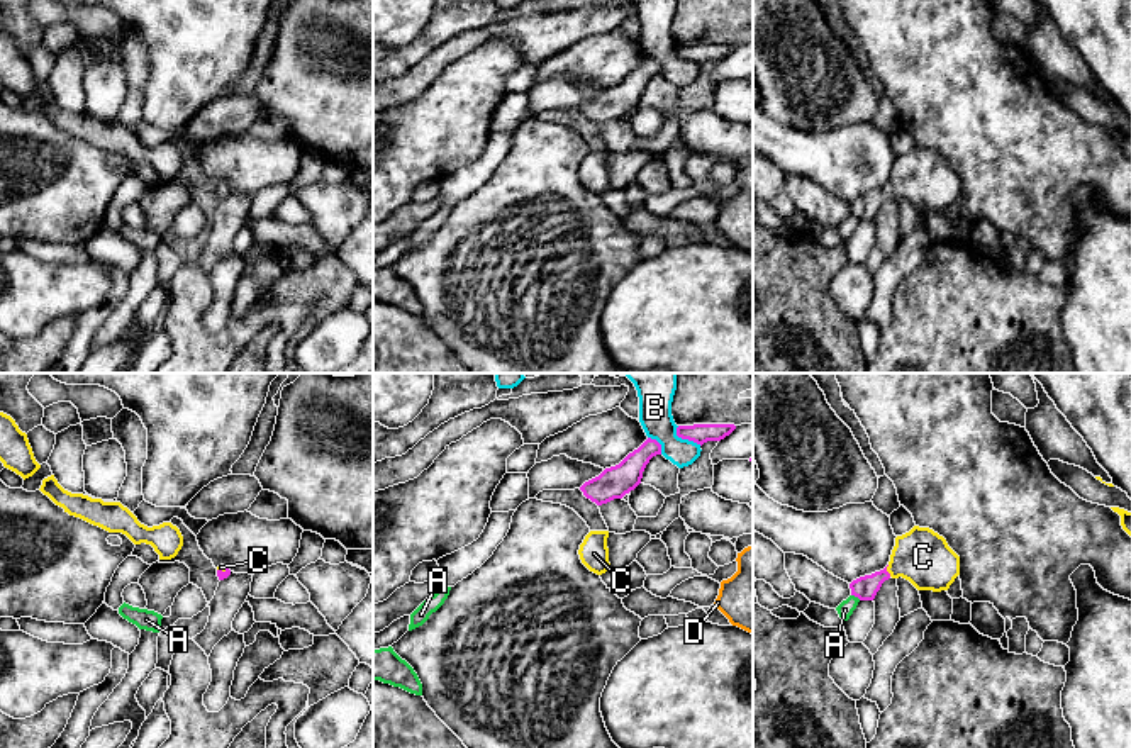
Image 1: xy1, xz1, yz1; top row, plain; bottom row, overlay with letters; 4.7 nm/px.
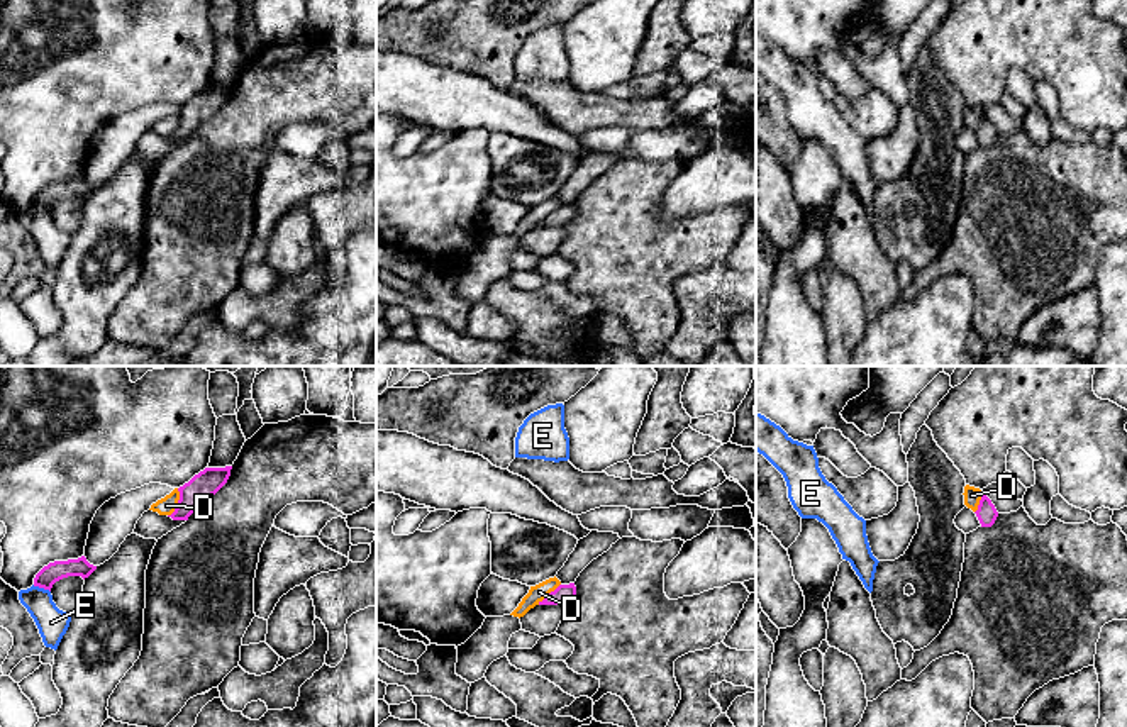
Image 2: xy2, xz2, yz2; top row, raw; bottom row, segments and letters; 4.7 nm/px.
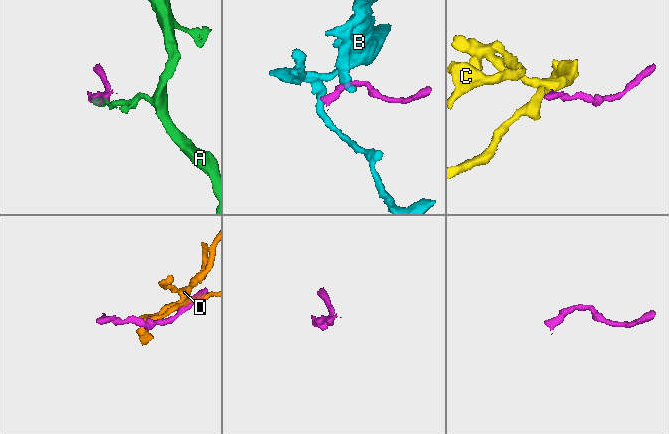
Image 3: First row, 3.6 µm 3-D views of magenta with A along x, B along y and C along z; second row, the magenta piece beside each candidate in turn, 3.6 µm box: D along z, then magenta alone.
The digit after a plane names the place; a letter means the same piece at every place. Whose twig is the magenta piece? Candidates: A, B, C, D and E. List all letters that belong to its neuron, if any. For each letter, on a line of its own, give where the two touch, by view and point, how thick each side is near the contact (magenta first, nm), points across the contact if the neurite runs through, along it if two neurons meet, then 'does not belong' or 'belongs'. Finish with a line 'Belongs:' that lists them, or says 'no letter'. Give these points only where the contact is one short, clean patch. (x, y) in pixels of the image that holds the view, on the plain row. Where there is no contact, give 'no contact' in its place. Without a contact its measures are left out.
A: meets magenta in yz1 at (857, 216); 110 nm thick on the magenta side, 80 nm on the other; border along yz1 (852, 214), (860, 219); does not belong
B: meets magenta in xz1 at (685, 58); 100 nm thick on the magenta side, 160 nm on the other; border along xz1 (675, 48), (680, 58), (701, 65); does not belong
C: meets magenta in yz1 at (885, 190); 110 nm thick on the magenta side, 260 nm on the other; runs through yz1 (865, 207), (885, 190), (923, 177); belongs
D: meets magenta in xy2 at (178, 122); 120 nm thick on the magenta side, 90 nm on the other; does not belong
E: meets magenta in xy2 at (41, 207); 90 nm thick on the magenta side, 140 nm on the other; border along xy2 (33, 205), (49, 212); does not belong
Belongs: C

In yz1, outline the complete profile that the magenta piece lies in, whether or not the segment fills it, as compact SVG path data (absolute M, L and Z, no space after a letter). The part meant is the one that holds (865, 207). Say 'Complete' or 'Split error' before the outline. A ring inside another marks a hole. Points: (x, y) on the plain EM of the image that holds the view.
Split error. M914 146L895 158L889 185L850 204L851 215L873 220L885 200L905 198L917 210L948 210L960 195L960 176L929 148Z

